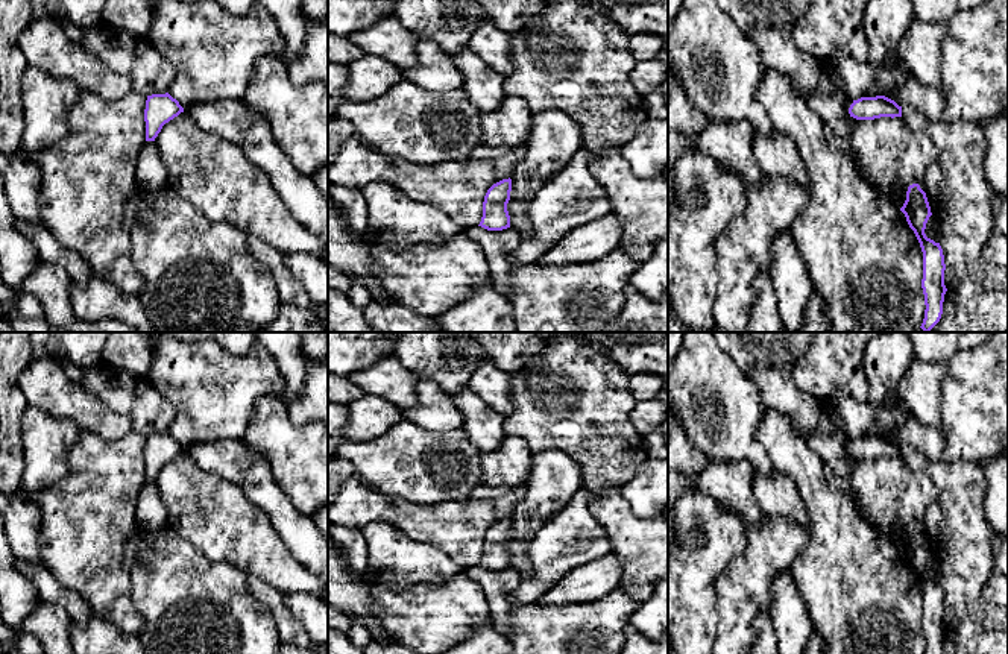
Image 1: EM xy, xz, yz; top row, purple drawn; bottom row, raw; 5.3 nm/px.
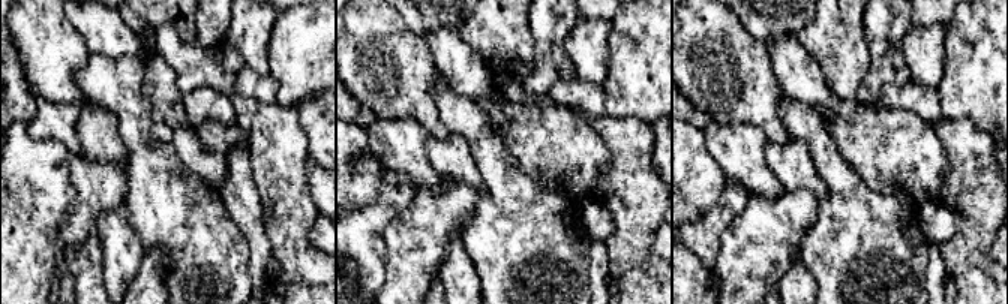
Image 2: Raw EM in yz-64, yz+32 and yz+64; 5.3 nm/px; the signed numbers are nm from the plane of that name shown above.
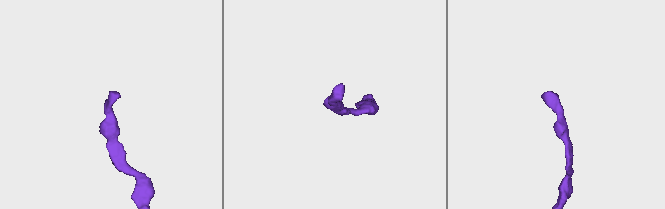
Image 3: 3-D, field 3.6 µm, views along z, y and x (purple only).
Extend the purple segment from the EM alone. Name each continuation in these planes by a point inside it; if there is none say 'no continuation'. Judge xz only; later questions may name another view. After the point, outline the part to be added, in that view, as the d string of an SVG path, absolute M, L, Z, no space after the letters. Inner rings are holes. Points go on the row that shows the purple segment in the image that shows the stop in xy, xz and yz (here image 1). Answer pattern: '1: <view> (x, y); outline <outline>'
no continuation

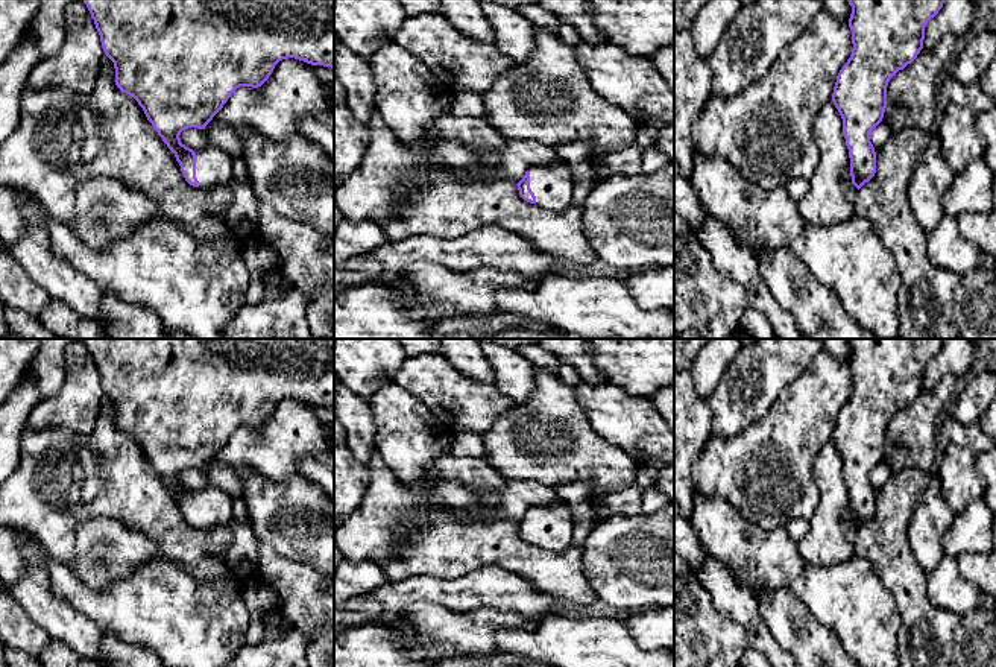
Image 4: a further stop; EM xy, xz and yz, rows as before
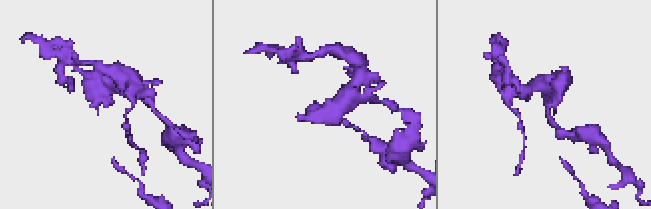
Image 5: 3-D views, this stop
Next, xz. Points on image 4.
1: xz (551, 184); outline M562 160L547 166L531 166L530 188L537 207L547 211L565 211L572 202L574 181L571 166Z

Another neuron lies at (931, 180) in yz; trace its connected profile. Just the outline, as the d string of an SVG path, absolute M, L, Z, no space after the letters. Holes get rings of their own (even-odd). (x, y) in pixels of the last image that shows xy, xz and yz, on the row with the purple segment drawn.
M929 132L922 161L916 166L906 196L919 225L932 231L943 219L943 196L952 185L955 173L943 160L938 132Z

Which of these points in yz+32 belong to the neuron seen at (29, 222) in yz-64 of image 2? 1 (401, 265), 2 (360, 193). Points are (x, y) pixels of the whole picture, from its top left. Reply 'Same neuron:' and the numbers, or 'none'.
Same neuron: none

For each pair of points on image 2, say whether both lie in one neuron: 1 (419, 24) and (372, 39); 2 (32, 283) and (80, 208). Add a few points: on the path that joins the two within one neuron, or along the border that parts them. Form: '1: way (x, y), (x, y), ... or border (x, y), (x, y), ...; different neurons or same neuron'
1: border (401, 15), (423, 38); different neurons
2: border (66, 210), (62, 225), (53, 238), (62, 261); different neurons

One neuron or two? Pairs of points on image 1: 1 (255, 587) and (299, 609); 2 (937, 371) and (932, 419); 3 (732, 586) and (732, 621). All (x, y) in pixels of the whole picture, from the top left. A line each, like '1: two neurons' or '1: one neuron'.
1: two neurons
2: one neuron
3: one neuron

